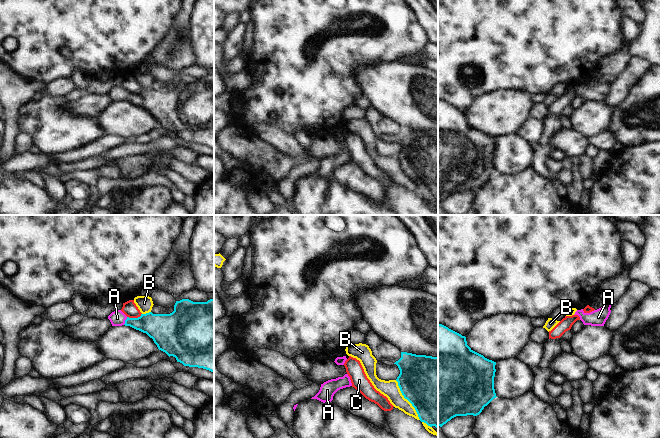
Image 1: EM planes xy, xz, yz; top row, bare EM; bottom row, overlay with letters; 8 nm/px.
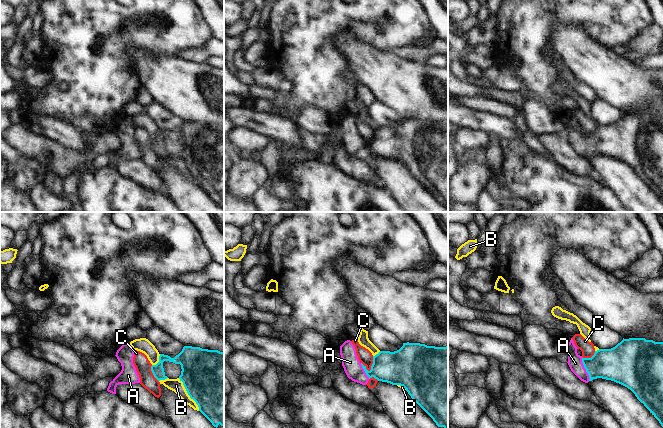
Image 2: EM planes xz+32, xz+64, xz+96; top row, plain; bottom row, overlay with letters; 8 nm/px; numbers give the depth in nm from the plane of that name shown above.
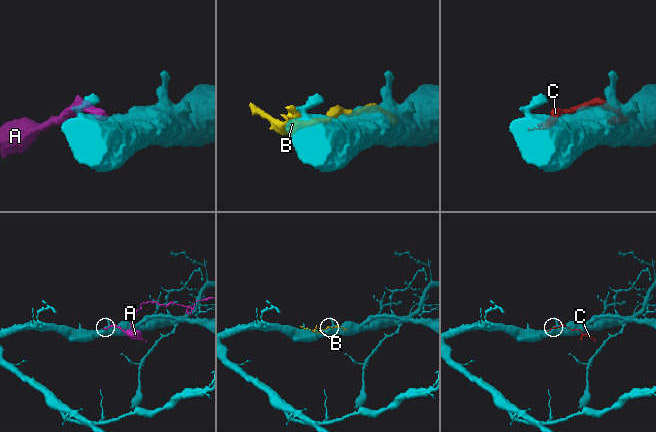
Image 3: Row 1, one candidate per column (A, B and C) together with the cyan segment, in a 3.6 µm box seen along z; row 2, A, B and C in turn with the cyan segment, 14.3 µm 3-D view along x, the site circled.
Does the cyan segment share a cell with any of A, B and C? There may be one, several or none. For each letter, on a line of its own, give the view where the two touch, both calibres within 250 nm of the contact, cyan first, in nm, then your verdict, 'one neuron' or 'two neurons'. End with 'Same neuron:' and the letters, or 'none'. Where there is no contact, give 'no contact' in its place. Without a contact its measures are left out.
A: xy | 190/130 nm | one neuron
B: xz | 480/140 nm | two neurons
C: xy | 240/120 nm | two neurons
Same neuron: A

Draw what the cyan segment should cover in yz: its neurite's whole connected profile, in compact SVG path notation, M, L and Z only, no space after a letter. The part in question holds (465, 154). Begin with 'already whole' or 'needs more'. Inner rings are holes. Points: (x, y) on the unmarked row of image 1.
already whole; M438 100L438 202L442 203L444 200L456 192L477 192L482 188L485 182L487 182L494 174L497 173L494 165L494 153L496 148L495 141L496 138L489 136L483 131L473 127L467 121L465 112L462 112L461 110L449 105L442 100Z

